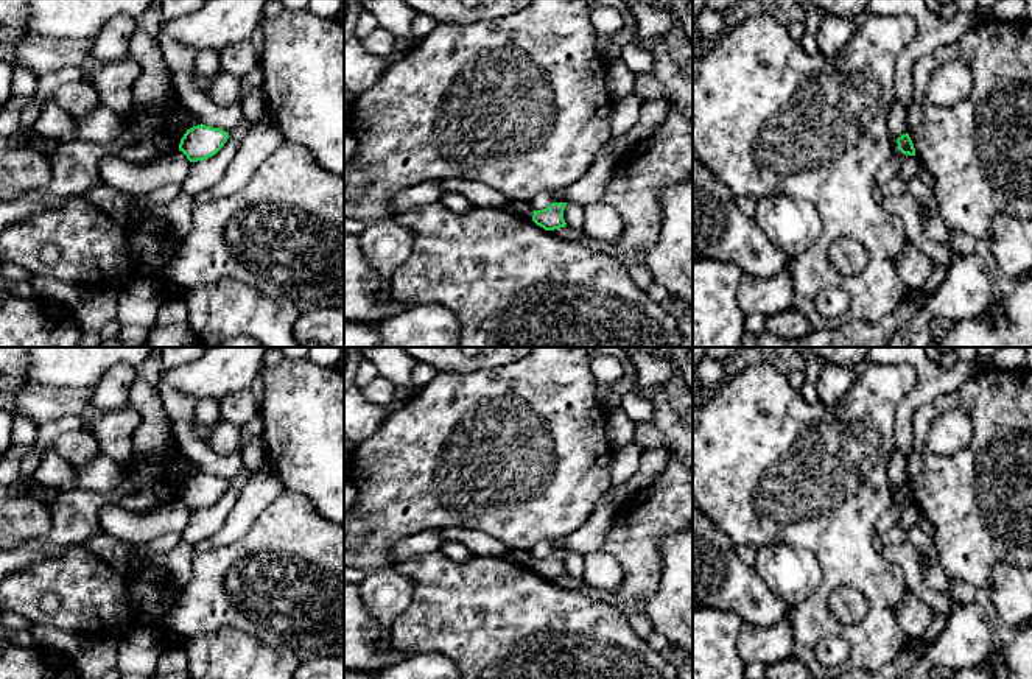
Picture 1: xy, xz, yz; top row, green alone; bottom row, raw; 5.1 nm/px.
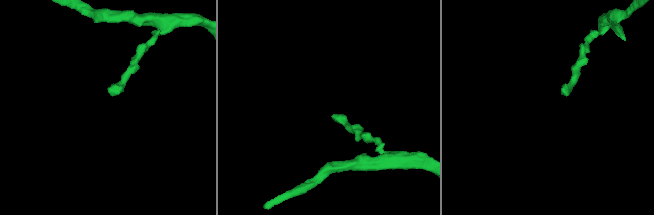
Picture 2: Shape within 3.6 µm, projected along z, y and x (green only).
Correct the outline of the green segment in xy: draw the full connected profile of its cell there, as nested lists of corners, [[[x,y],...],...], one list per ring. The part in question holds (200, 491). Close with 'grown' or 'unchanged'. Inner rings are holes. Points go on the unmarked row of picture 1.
[[[198,473],[184,483],[179,492],[179,500],[182,500],[190,511],[205,509],[215,505],[227,491],[229,481]]]; unchanged

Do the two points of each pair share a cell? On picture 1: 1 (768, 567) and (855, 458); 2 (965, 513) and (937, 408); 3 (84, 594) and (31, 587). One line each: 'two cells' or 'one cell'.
1: two cells
2: one cell
3: one cell

